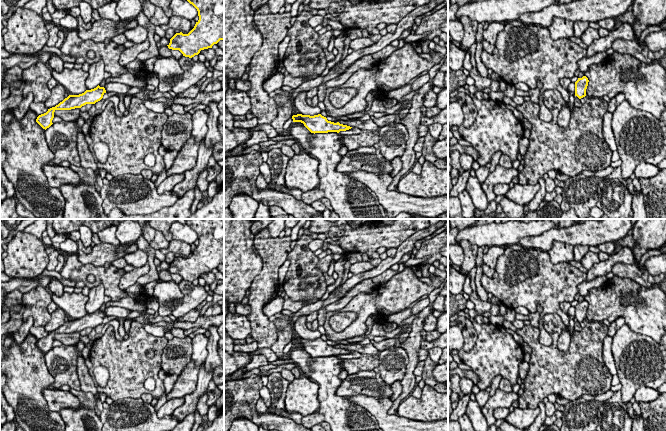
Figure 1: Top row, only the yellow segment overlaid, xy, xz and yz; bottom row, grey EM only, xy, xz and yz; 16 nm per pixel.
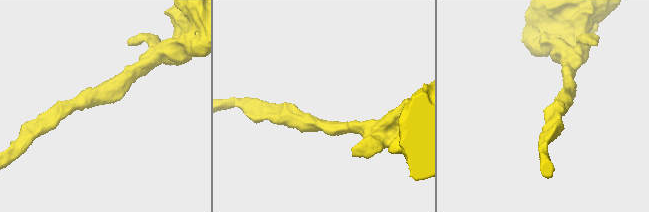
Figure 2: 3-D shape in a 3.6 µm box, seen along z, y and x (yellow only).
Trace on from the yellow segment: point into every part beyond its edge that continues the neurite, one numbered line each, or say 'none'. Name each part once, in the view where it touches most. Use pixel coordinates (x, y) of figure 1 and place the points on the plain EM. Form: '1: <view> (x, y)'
none

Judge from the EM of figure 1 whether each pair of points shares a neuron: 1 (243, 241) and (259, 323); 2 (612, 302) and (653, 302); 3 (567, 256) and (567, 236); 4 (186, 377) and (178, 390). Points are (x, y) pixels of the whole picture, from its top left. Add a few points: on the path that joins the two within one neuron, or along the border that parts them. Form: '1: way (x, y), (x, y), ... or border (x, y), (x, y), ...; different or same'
1: border (262, 261), (262, 269), (248, 289); different
2: way (622, 307), (631, 308), (634, 311), (643, 311); same
3: border (573, 245), (567, 242), (554, 241), (547, 251); different
4: way (186, 380), (181, 387); same

